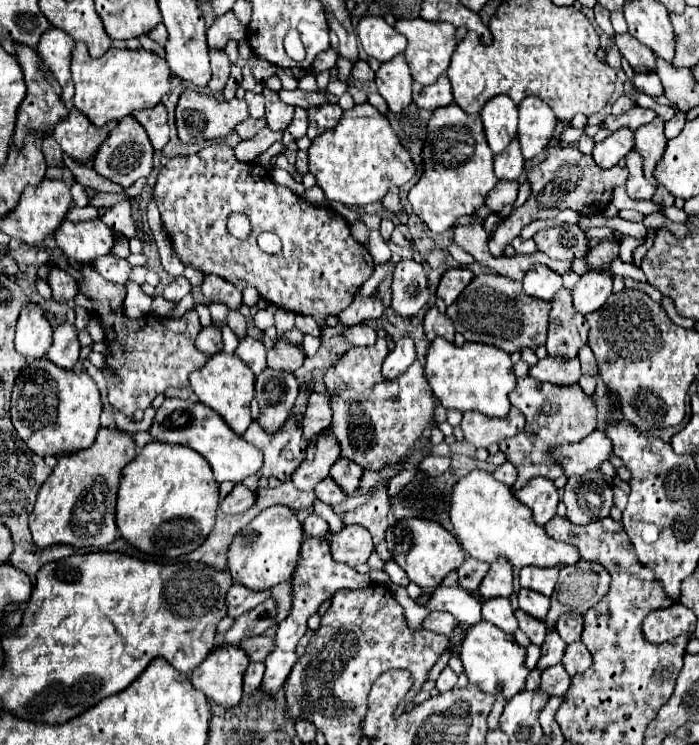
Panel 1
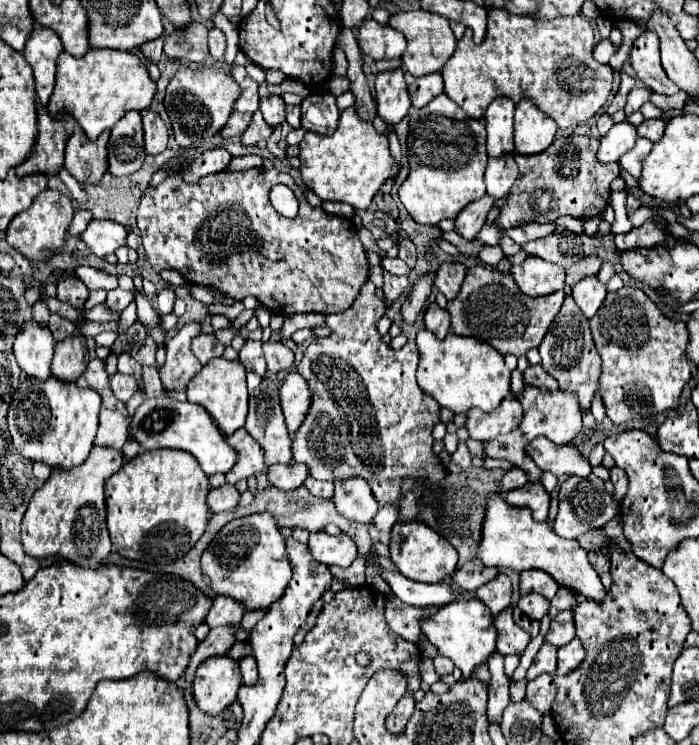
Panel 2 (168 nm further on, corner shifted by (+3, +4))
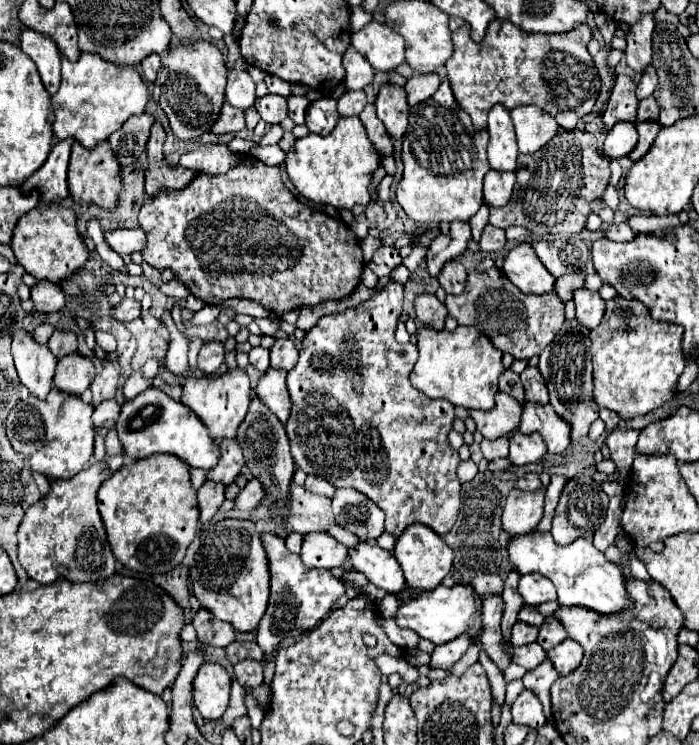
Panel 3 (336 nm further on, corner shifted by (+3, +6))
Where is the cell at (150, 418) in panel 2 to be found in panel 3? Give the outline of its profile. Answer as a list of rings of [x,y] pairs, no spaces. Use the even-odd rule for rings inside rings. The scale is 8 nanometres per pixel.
[[[148,388],[132,400],[122,404],[116,432],[122,442],[124,454],[132,460],[148,458],[152,454],[172,454],[184,460],[192,468],[212,468],[216,464],[216,440],[208,436],[208,430],[200,418],[184,404],[172,400],[162,390]]]

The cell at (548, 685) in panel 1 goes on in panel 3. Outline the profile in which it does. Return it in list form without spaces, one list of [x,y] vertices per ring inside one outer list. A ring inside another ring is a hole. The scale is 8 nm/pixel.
[[[524,690],[516,698],[510,712],[512,712],[514,724],[522,724],[528,728],[542,728],[546,724],[546,716],[542,712],[540,700],[536,700],[536,696],[532,696],[532,692],[528,692],[528,690]]]

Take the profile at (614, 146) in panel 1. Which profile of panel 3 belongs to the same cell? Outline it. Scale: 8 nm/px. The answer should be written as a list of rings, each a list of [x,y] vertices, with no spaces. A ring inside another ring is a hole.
[[[616,122],[614,128],[608,132],[604,142],[604,152],[610,158],[628,156],[638,142],[638,132],[632,122]]]

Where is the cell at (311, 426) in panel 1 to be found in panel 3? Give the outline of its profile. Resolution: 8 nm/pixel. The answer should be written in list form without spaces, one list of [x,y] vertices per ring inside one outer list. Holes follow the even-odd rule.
[[[270,368],[260,378],[260,382],[254,390],[254,394],[278,416],[278,420],[282,424],[286,424],[288,412],[290,412],[290,406],[292,406],[292,402],[288,400],[288,390],[284,388],[284,384],[286,384],[286,372]]]

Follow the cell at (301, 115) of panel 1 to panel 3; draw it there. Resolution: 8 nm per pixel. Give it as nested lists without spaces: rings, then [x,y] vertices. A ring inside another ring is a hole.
[[[290,96],[288,98],[288,116],[292,118],[294,124],[304,124],[304,118],[306,118],[306,110],[308,110],[308,98],[306,96]]]

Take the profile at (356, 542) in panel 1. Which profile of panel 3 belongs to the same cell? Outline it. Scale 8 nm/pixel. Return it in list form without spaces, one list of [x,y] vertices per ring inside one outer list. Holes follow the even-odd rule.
[[[310,532],[304,536],[300,558],[308,568],[338,568],[346,560],[346,546],[326,532]]]

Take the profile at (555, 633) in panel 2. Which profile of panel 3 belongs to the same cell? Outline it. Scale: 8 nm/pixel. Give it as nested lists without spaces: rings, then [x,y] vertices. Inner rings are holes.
[[[546,618],[546,622],[540,626],[540,634],[536,642],[548,652],[564,640],[566,640],[566,632],[560,628],[560,624],[554,618]]]

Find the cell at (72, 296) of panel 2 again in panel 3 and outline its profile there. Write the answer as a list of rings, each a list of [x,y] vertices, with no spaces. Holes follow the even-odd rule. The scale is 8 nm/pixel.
[[[38,280],[30,288],[30,298],[34,302],[34,310],[42,314],[52,314],[64,308],[66,304],[66,294],[58,284],[52,284],[48,280]]]

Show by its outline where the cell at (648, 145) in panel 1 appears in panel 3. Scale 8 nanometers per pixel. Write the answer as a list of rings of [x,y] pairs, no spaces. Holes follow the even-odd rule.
[[[654,96],[640,100],[638,120],[658,120],[658,102],[656,102]]]

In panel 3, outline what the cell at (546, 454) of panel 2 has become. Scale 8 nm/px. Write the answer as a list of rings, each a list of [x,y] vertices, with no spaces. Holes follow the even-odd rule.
[[[516,432],[510,440],[508,448],[508,460],[512,466],[526,466],[532,462],[538,462],[546,452],[544,452],[544,440],[540,434],[522,434]]]

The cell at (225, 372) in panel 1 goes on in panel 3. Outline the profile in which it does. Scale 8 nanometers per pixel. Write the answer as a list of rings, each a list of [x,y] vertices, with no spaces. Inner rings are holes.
[[[236,368],[236,370],[228,370],[218,378],[186,380],[182,386],[180,402],[186,404],[202,420],[202,424],[208,428],[214,440],[222,440],[222,438],[236,438],[236,430],[248,412],[250,396],[252,396],[252,388],[248,374]]]

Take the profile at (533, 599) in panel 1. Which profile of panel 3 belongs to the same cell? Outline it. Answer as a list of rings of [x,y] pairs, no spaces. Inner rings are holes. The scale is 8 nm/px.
[[[522,608],[518,614],[518,620],[528,626],[542,626],[544,624],[544,616],[532,608]]]

